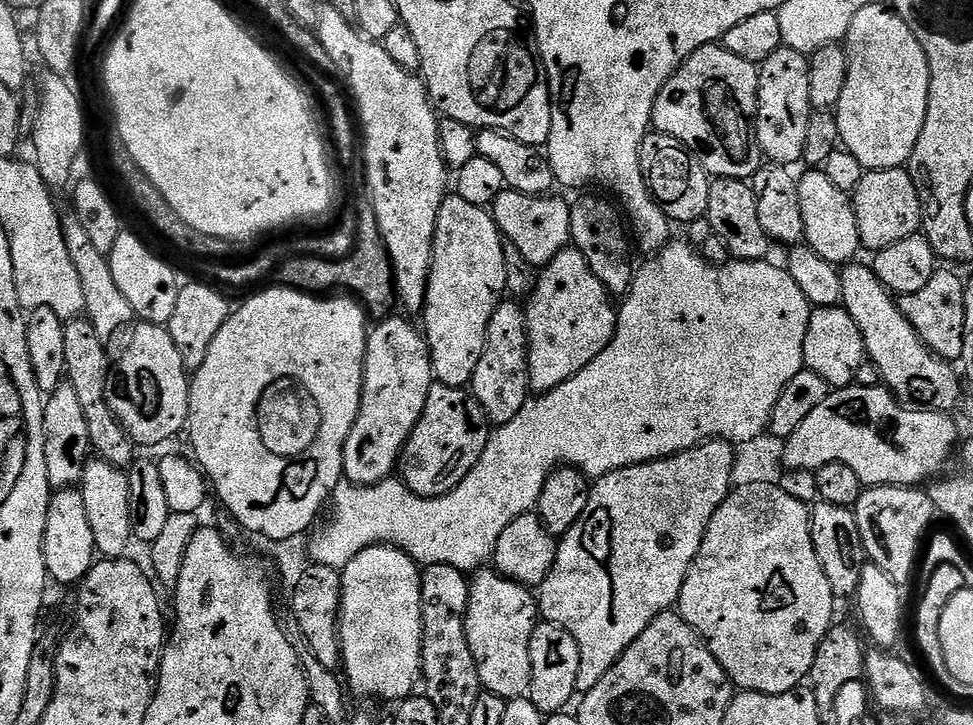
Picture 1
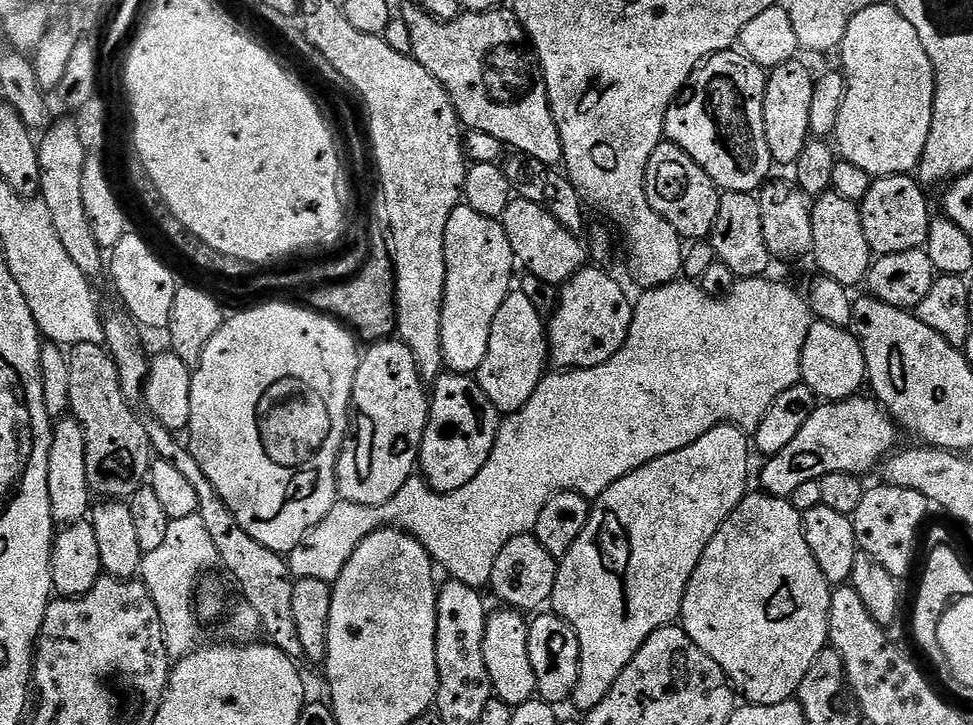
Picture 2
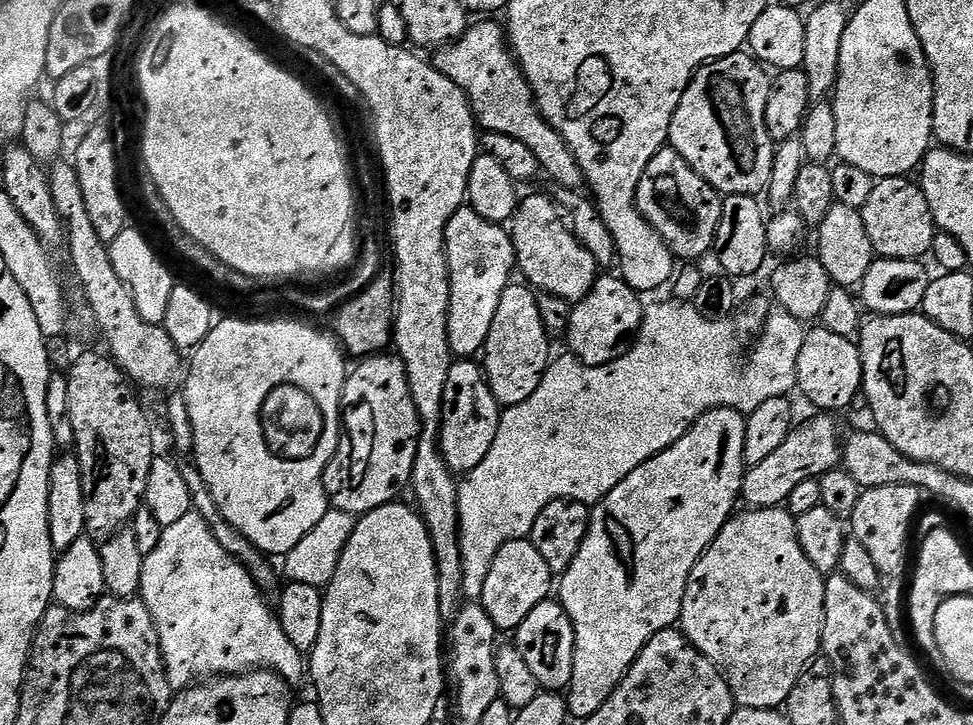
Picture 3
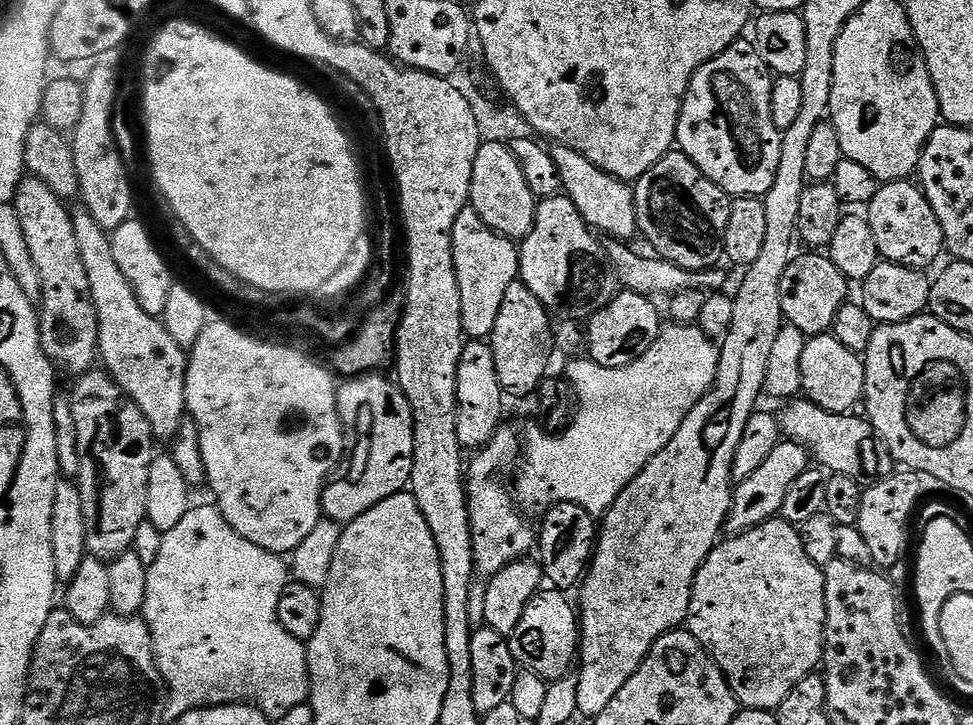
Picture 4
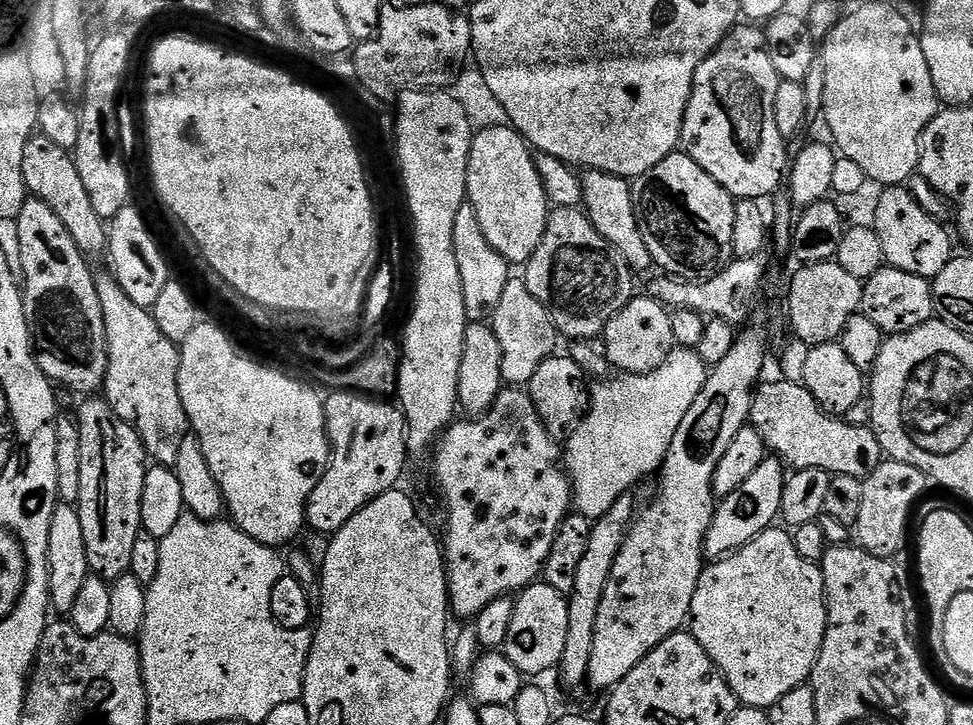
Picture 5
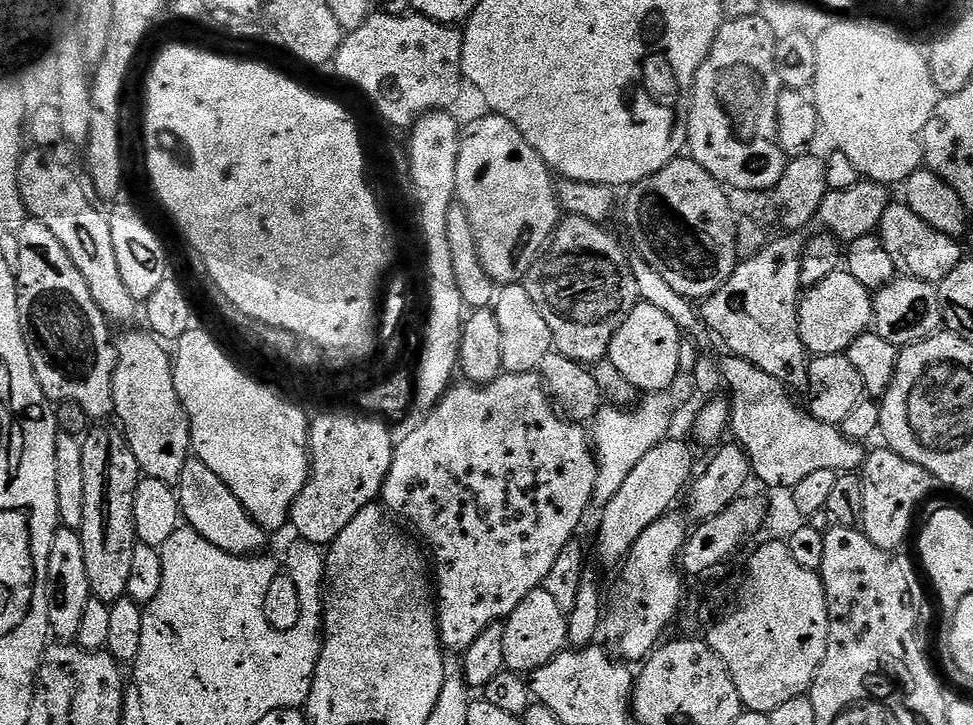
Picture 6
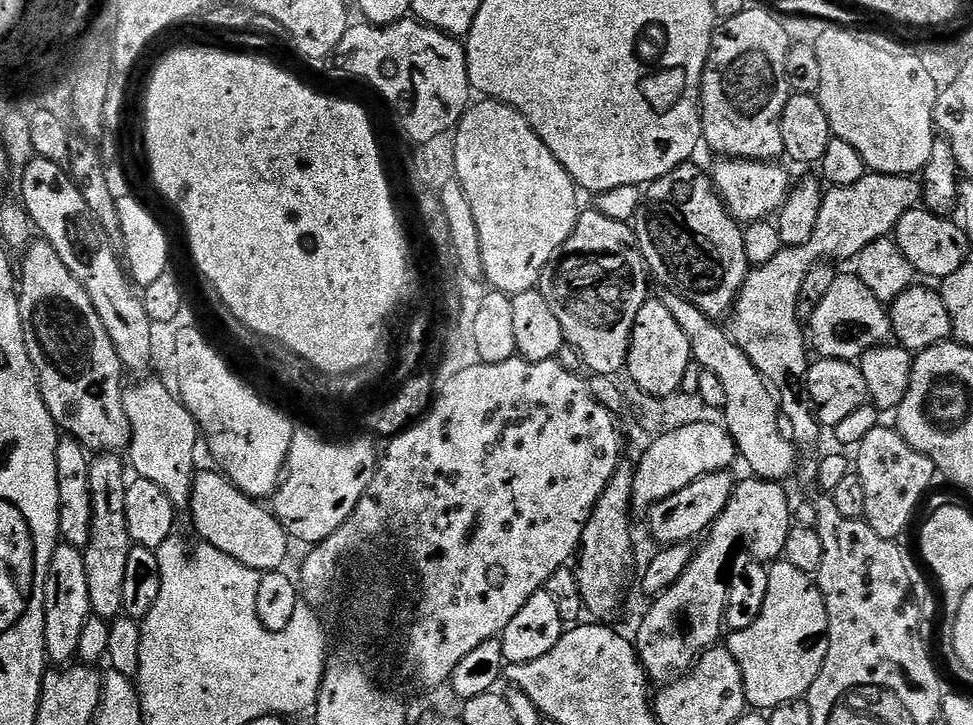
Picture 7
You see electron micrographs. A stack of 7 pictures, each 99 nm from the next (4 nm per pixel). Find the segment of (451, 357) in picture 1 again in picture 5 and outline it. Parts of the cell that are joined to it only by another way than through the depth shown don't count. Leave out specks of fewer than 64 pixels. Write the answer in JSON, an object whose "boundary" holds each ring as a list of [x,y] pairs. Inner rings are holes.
{"boundary":[[[467,202],[458,210],[458,218],[454,218],[454,250],[462,274],[462,298],[466,302],[468,319],[472,322],[487,321],[502,298],[502,290],[506,290],[510,265],[494,250],[494,246],[490,246],[490,242],[486,242],[486,234],[482,234],[482,226],[478,226],[478,214],[474,214],[472,205]]]}

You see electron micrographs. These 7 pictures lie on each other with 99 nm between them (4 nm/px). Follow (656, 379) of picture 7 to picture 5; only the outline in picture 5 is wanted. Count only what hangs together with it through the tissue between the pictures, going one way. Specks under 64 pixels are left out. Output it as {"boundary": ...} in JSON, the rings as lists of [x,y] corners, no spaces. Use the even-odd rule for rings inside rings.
{"boundary":[[[637,295],[617,316],[610,318],[602,333],[602,345],[613,369],[624,374],[653,372],[674,347],[669,309],[651,295]]]}

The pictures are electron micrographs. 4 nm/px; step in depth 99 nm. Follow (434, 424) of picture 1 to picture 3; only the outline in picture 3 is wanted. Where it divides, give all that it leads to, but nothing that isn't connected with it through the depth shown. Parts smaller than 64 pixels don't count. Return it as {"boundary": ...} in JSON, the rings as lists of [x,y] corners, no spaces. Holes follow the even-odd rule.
{"boundary":[[[472,358],[457,359],[446,378],[444,417],[440,423],[440,452],[444,456],[444,461],[448,464],[448,469],[453,474],[473,472],[482,462],[482,458],[486,458],[486,454],[490,454],[490,446],[494,446],[494,438],[500,429],[501,411],[502,406],[494,398],[488,380],[484,377],[483,367]]]}

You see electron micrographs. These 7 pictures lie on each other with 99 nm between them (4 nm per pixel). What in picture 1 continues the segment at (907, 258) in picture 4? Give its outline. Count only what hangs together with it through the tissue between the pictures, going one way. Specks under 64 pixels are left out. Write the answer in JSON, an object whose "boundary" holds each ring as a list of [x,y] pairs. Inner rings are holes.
{"boundary":[[[907,170],[901,171],[900,196],[896,193],[896,184],[884,174],[876,174],[865,179],[862,186],[854,192],[854,207],[856,209],[856,225],[860,235],[861,245],[865,249],[879,250],[889,248],[906,238],[917,235],[922,228],[922,213],[920,199],[914,190],[914,182]]]}

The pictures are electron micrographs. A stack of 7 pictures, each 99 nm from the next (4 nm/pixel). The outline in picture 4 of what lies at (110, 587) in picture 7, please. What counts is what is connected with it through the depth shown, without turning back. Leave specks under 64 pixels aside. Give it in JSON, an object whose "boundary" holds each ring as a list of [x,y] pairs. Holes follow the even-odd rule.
{"boundary":[[[89,370],[79,377],[76,389],[70,393],[74,426],[78,426],[78,487],[82,494],[82,514],[86,518],[86,546],[91,555],[105,562],[131,549],[138,526],[146,522],[146,478],[150,478],[150,462],[157,455],[158,444],[146,422],[146,414],[125,397],[124,391],[107,371]]]}

